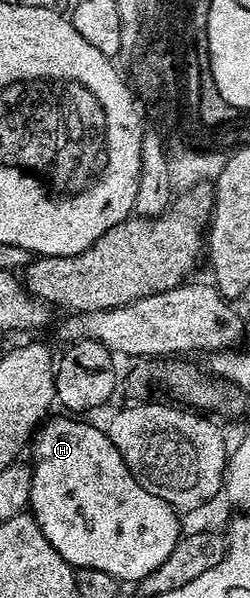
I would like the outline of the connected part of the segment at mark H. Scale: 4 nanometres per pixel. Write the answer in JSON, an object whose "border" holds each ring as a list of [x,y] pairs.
{"border":[[[68,415],[55,416],[42,423],[31,441],[33,477],[28,507],[33,519],[43,530],[47,542],[51,542],[51,546],[55,546],[55,550],[59,550],[61,557],[74,569],[94,567],[113,575],[117,581],[139,582],[151,574],[159,562],[167,562],[171,550],[175,550],[177,541],[181,539],[183,529],[177,521],[177,509],[139,486],[127,462],[123,462],[123,454],[115,450],[104,427],[96,428],[93,424],[84,424],[81,421],[84,419]]]}

